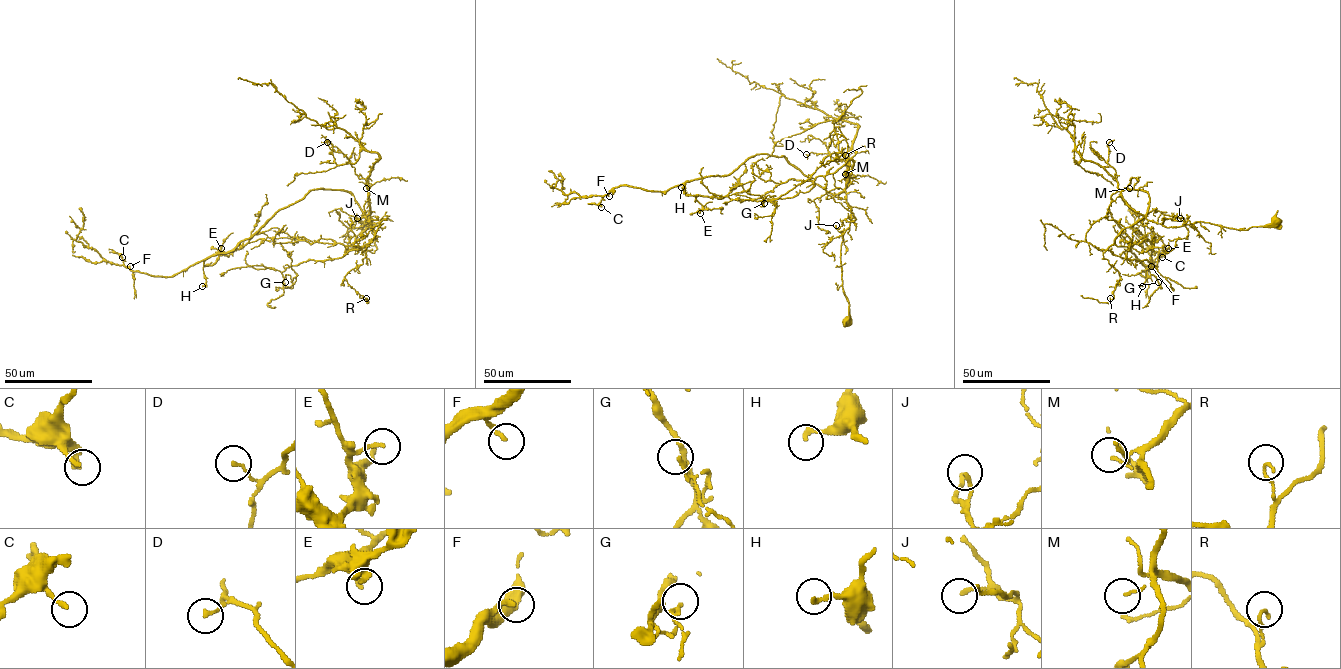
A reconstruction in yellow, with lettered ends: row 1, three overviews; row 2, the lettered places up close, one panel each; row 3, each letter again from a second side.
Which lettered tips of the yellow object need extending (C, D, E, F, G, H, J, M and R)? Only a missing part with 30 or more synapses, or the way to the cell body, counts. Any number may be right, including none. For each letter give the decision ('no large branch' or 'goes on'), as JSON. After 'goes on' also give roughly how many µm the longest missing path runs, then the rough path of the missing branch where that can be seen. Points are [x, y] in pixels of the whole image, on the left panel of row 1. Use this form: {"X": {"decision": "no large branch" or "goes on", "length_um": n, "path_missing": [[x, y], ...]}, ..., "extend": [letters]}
{"C": {"decision": "no large branch"}, "D": {"decision": "no large branch"}, "E": {"decision": "no large branch"}, "F": {"decision": "goes on", "length_um": 9}, "G": {"decision": "no large branch"}, "H": {"decision": "no large branch"}, "J": {"decision": "no large branch"}, "M": {"decision": "no large branch"}, "R": {"decision": "no large branch"}, "extend": ["F"]}

